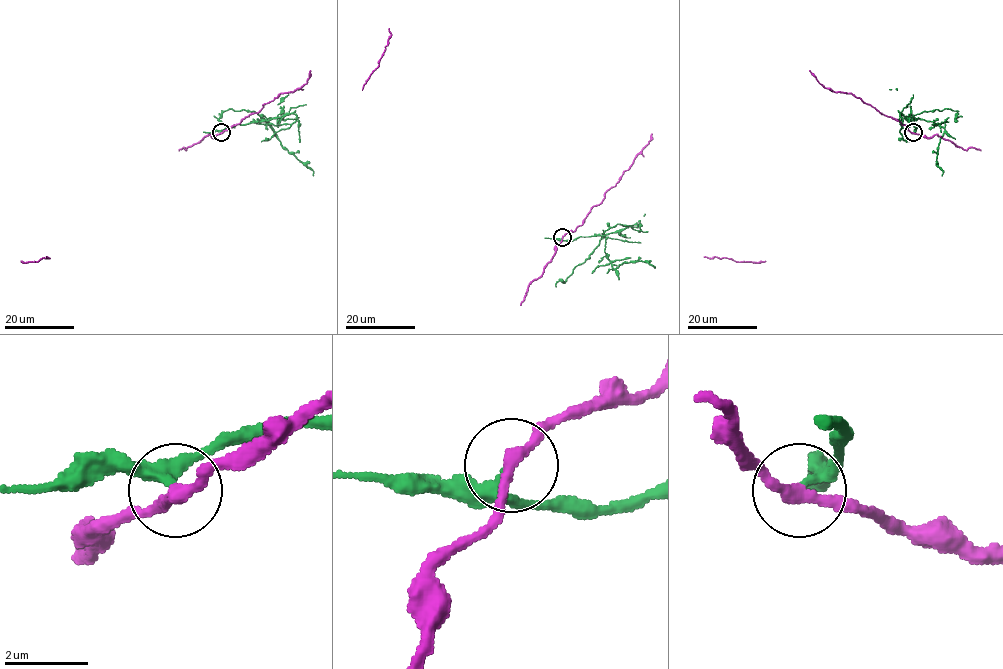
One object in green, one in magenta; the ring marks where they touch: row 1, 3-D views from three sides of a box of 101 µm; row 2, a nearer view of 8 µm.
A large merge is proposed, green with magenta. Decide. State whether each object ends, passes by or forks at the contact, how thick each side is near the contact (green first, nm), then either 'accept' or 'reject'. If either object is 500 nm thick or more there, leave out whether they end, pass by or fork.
green passes by | magenta passes by | 220/280 nm | reject

